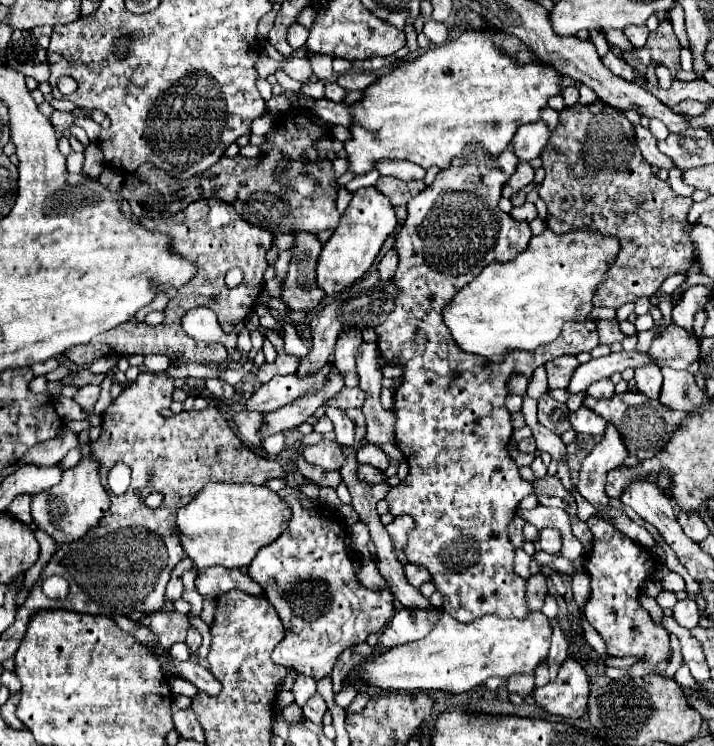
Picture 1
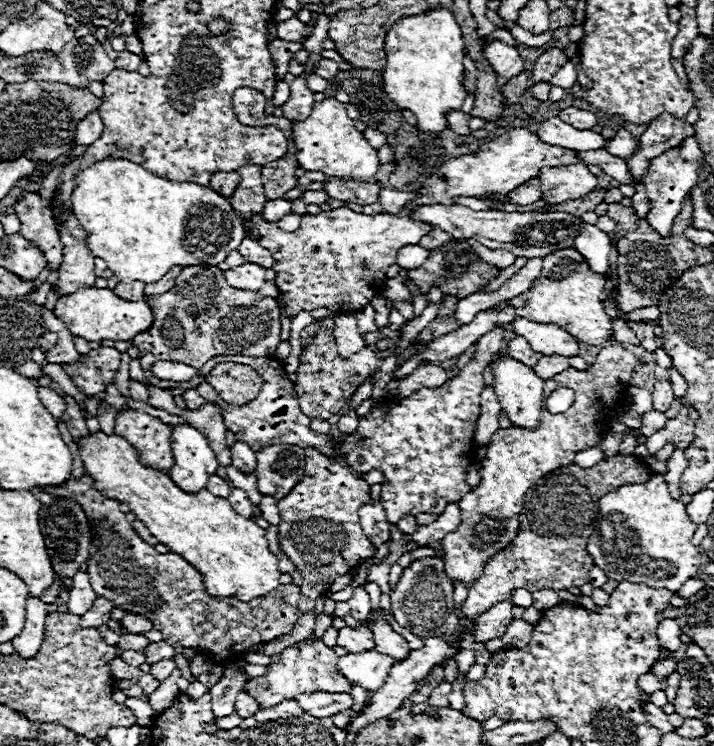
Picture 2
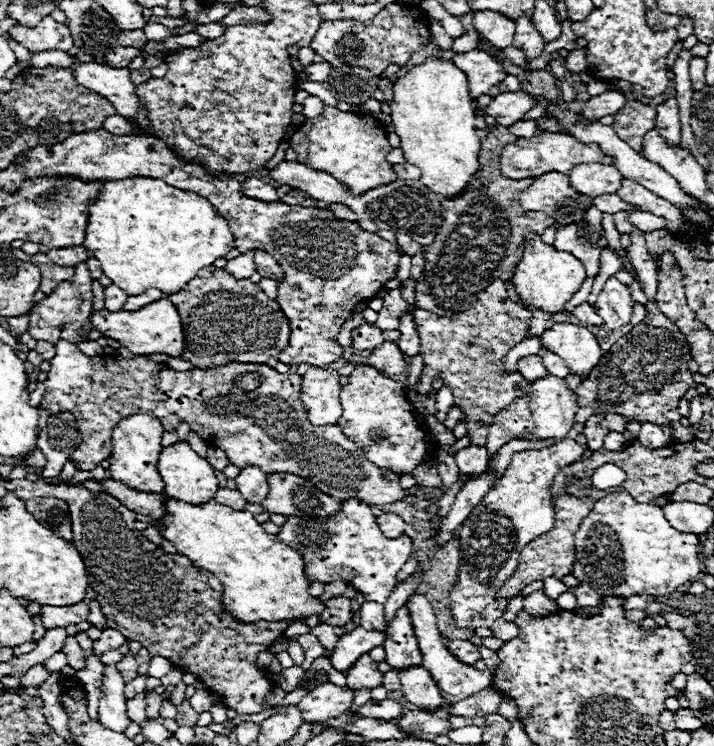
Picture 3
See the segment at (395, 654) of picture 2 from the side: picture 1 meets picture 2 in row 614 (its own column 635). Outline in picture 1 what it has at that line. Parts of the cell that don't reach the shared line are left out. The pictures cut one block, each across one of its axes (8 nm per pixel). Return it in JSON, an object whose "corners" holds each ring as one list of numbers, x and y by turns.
{"corners":[[640,366,636,370,636,386,638,386,638,392,646,394,648,398,658,398,658,392,662,388,662,374,660,374,660,368,658,366]]}

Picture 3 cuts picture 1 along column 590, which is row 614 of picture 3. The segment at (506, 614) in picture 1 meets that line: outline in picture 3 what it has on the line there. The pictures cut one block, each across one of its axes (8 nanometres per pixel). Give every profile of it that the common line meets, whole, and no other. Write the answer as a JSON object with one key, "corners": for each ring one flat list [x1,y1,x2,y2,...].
{"corners":[[342,596,328,600,326,610,320,614,320,620,330,626,344,626,350,620,350,600]]}

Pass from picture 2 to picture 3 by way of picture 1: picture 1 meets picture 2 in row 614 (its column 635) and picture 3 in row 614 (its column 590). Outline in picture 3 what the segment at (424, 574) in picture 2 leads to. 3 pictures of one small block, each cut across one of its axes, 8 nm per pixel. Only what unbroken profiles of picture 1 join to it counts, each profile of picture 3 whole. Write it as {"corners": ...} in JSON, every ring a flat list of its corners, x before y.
{"corners":[[402,606,396,618,392,620,386,632,384,652,386,652,386,662,394,670,400,670,400,666,420,666,422,664,422,652,418,648,418,640,414,634,408,606]]}

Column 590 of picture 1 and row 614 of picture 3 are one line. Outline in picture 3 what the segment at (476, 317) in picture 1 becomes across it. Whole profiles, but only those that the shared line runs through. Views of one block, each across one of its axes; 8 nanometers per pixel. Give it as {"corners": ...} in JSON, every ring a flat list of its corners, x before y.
{"corners":[[164,494,166,516,156,520,160,534,170,540,176,550,192,560,196,568,204,568,222,582,222,604,240,622,280,622,286,618,306,620,310,614,322,614,324,604,308,594,308,578,304,576,304,560,298,550,286,546,276,534,266,534,258,520,246,510,232,510,218,502,200,506,184,504]]}

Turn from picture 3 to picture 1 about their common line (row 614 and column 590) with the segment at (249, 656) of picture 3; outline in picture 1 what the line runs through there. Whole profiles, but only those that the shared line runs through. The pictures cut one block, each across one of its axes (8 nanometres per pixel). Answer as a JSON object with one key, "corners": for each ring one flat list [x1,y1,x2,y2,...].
{"corners":[[594,102,588,106,574,104,572,108,560,110,558,126,552,130,550,144,540,158,544,162,546,178,538,186,538,196,546,202,548,208,546,226,556,234,590,230,604,236,614,236,620,242,616,260,610,262,602,286,594,292,594,306,620,308,622,304,634,302,636,298,648,298,668,276,688,272,688,268,694,264,690,244,686,244,686,236,682,236,682,228,688,224,686,212,692,206,692,200,678,196,668,186,668,182,660,180,652,172,652,166,642,158,634,142,634,128,622,112,606,106,604,102]]}

